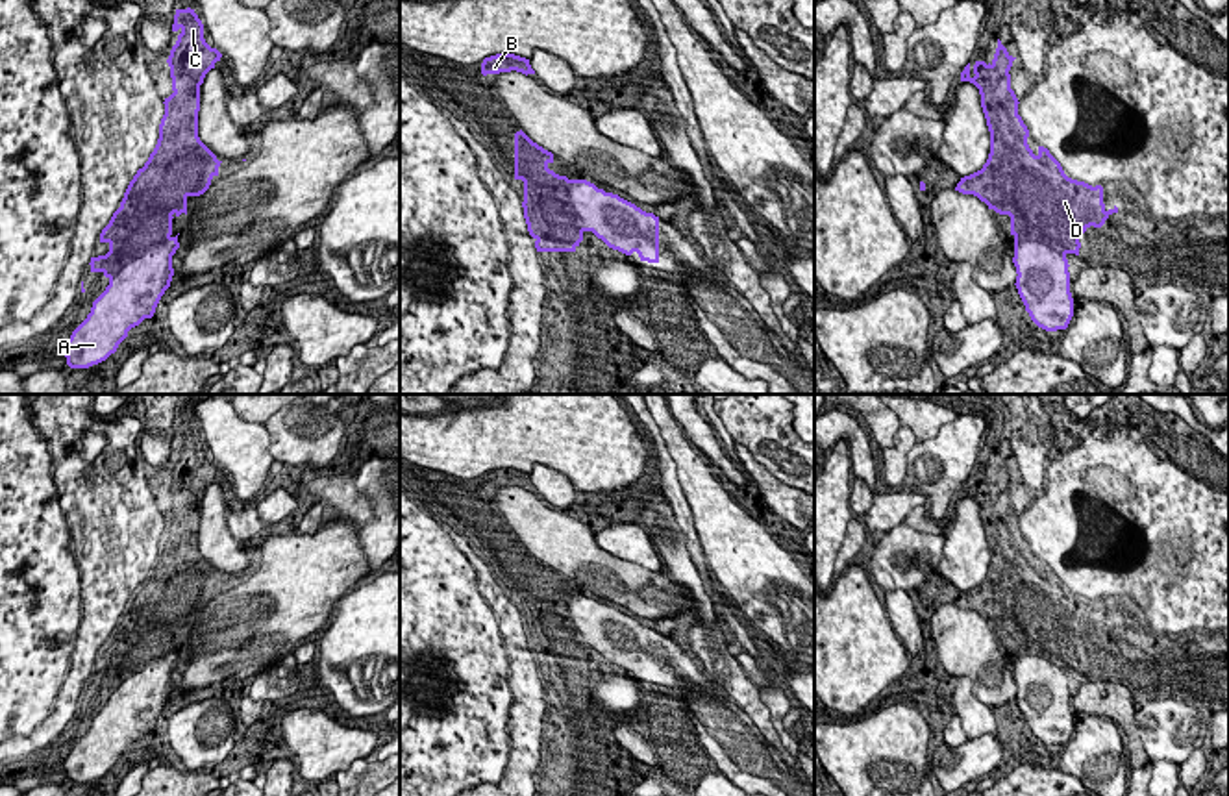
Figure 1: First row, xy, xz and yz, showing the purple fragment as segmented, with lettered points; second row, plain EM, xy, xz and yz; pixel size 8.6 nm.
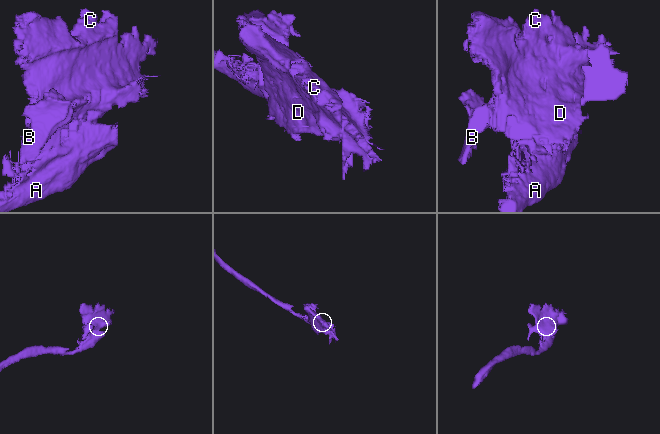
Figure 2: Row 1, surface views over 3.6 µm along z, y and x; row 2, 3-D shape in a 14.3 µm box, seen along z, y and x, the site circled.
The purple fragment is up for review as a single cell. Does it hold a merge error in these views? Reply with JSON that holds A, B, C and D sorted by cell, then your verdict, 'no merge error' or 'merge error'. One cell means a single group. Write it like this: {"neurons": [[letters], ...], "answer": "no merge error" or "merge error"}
{"neurons": [["A", "B", "C", "D"]], "answer": "no merge error"}

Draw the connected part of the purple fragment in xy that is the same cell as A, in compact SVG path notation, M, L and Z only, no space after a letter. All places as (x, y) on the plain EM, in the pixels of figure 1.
M176 424L172 446L178 444L167 474L174 507L163 516L154 566L100 648L109 666L91 672L91 687L102 687L109 700L61 763L70 783L106 776L131 742L154 731L180 663L172 633L187 629L187 613L204 609L218 591L222 576L198 552L198 526L200 500L222 468L205 457L194 424Z

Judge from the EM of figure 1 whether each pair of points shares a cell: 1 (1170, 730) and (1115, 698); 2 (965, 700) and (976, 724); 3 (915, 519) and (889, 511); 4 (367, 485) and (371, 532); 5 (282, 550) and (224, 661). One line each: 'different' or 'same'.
1: different
2: same
3: different
4: same
5: same

